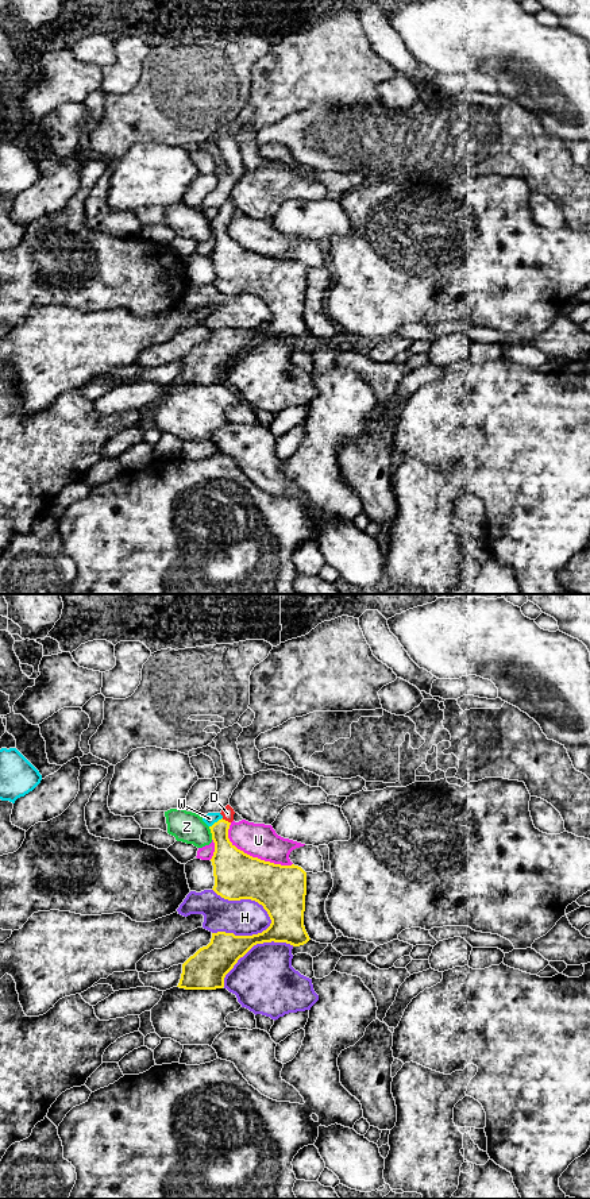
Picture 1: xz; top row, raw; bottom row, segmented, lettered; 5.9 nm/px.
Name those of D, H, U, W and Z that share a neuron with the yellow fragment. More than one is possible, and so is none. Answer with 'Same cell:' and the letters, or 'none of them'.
Same cell: D

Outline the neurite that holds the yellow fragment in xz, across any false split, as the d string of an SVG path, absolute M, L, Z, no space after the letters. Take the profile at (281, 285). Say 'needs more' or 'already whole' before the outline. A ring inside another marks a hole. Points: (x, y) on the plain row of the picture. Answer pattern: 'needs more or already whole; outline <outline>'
needs more; outline M227 200L220 209L223 213L209 221L215 238L212 285L228 296L258 297L271 319L252 331L212 328L211 338L182 359L177 382L185 385L223 383L225 370L257 339L274 336L300 342L311 335L304 321L306 267L298 261L274 259L238 244L228 234L234 204Z

